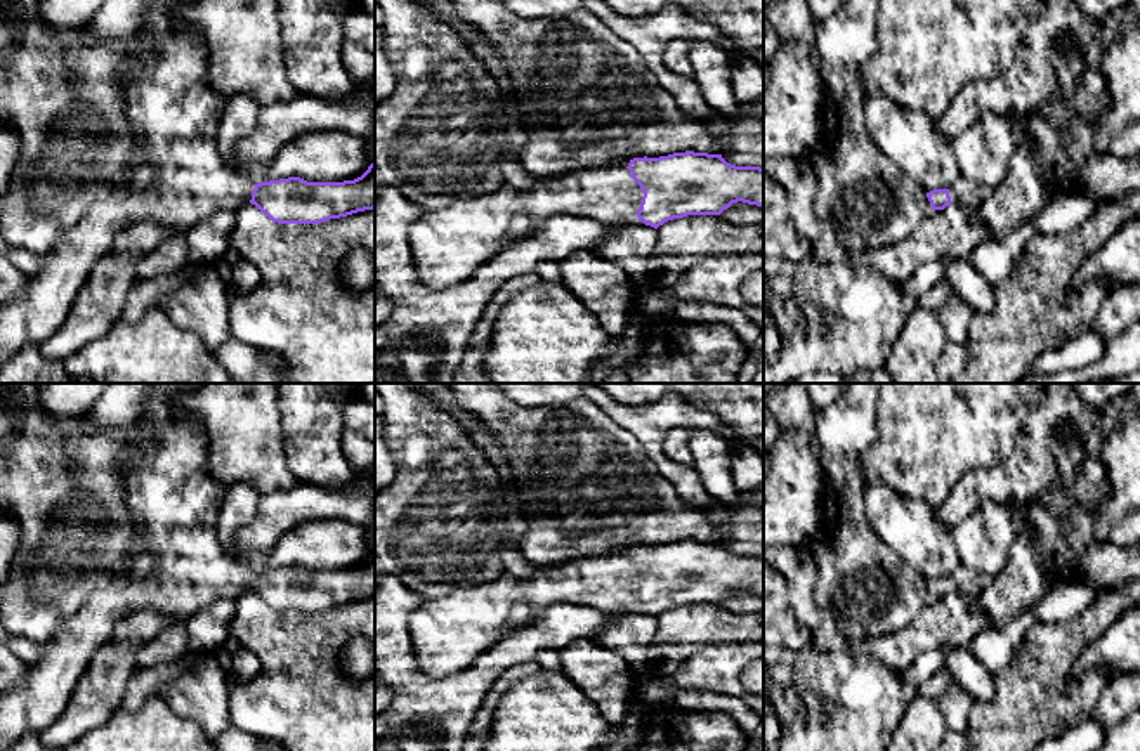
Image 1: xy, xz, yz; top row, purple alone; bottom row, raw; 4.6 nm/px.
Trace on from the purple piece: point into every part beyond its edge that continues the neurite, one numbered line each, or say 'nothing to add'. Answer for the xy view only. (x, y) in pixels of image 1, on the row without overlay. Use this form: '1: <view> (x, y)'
1: xy (174, 502)

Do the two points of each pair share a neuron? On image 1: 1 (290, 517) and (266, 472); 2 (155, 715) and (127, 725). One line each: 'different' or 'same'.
1: different
2: same

